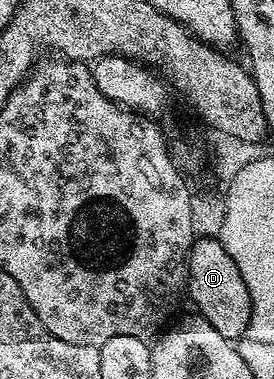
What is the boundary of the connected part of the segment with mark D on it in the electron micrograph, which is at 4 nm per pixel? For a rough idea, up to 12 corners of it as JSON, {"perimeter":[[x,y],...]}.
{"perimeter":[[219,238],[188,250],[187,298],[222,337],[248,335],[250,289]]}

